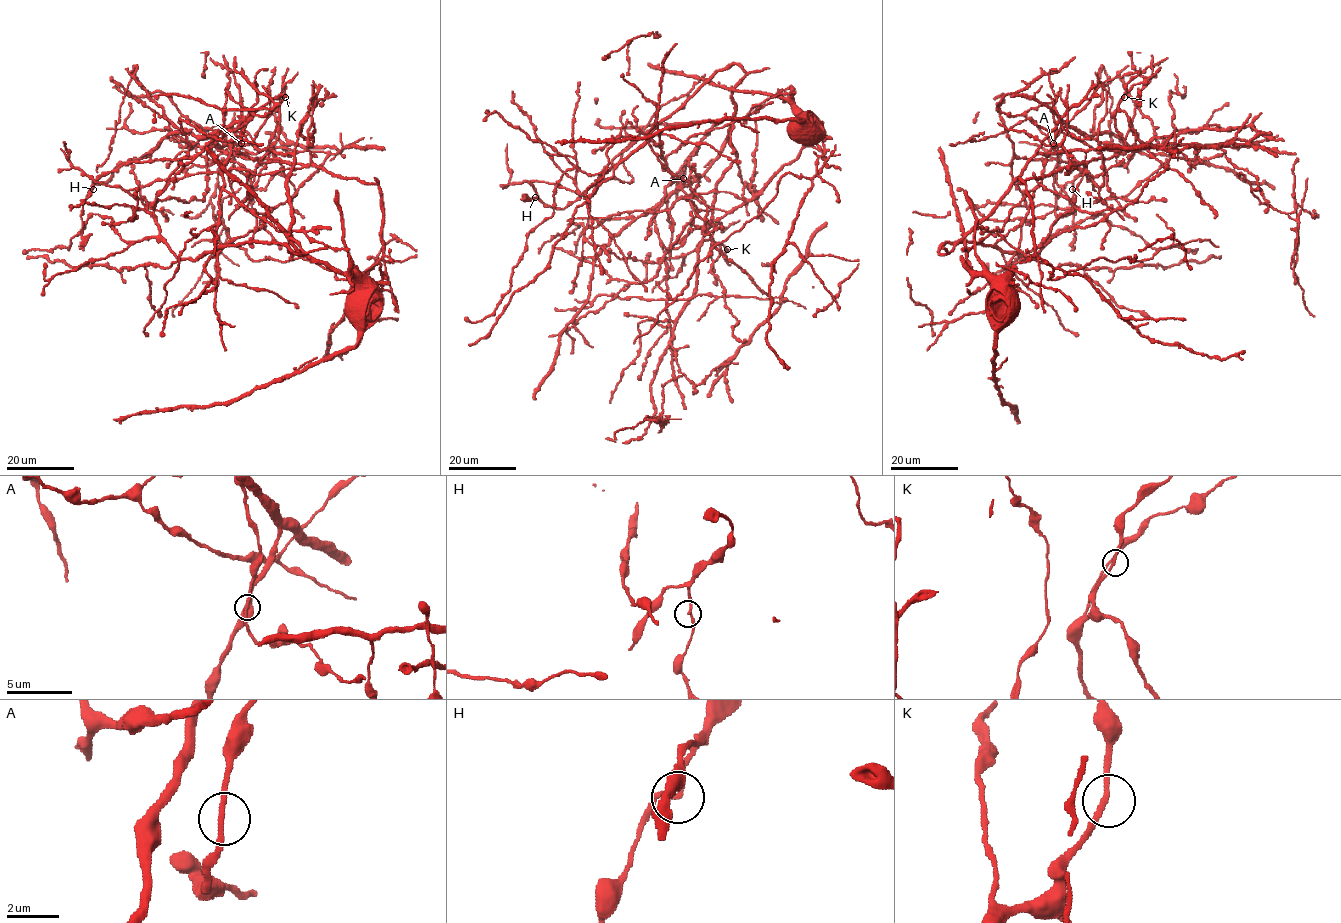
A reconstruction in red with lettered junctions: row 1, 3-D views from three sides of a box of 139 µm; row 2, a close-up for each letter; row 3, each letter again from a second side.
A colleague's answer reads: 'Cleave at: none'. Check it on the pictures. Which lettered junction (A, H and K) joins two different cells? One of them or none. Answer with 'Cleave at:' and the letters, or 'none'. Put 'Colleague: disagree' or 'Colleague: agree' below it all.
Cleave at: H
Colleague: disagree

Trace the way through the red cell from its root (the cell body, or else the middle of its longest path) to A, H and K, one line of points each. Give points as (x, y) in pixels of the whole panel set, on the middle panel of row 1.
A: (726, 212), (710, 208), (688, 195), (682, 189), (683, 178)
H: (726, 212), (754, 193), (735, 161), (670, 277), (665, 188), (710, 122), (637, 140), (564, 208), (535, 197)
K: (726, 212), (754, 193), (735, 161), (716, 185), (696, 250), (709, 240), (727, 249)

